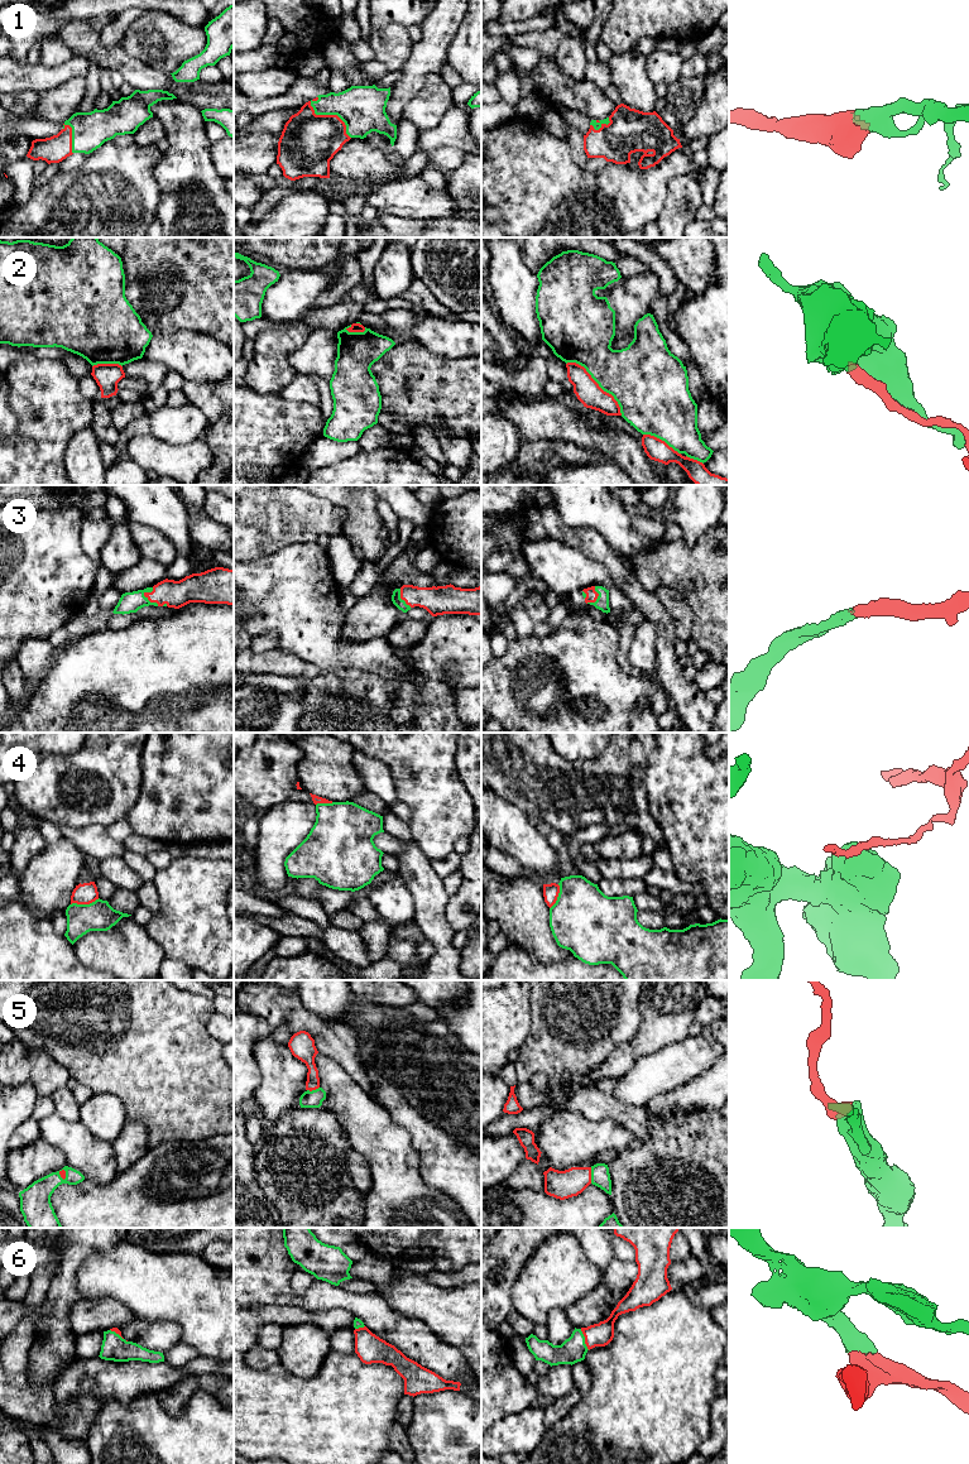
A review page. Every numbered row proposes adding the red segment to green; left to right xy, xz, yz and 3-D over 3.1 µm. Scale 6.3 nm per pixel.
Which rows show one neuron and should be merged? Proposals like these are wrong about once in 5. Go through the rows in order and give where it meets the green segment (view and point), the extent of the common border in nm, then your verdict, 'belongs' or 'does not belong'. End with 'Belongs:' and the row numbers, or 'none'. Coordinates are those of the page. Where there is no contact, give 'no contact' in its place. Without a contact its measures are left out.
1: meets green in xz at (331, 114); contact 360 nm long; belongs
2: meets green in yz at (598, 383); contact 480 nm long; does not belong
3: meets green in xy at (149, 601); contact 130 nm long; belongs
4: meets green in xy at (85, 905); contact 190 nm long; does not belong
5: meets green in yz at (591, 1175); contact 100 nm long; belongs
6: meets green in yz at (584, 1339); contact 150 nm long; belongs
Belongs: 1, 3, 5, 6

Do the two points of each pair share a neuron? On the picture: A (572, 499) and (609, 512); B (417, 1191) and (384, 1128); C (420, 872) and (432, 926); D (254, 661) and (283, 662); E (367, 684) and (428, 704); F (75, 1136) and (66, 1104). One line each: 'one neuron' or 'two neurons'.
A: one neuron
B: one neuron
C: one neuron
D: one neuron
E: one neuron
F: two neurons

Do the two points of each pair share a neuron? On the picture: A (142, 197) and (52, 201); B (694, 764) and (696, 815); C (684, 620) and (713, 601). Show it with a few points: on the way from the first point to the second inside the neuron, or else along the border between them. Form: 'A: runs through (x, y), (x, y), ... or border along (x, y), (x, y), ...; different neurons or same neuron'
A: runs through (119, 197), (111, 201), (75, 201); same neuron
B: runs through (694, 777), (694, 798), (696, 802); same neuron
C: border along (676, 589), (691, 609), (691, 638); different neurons

